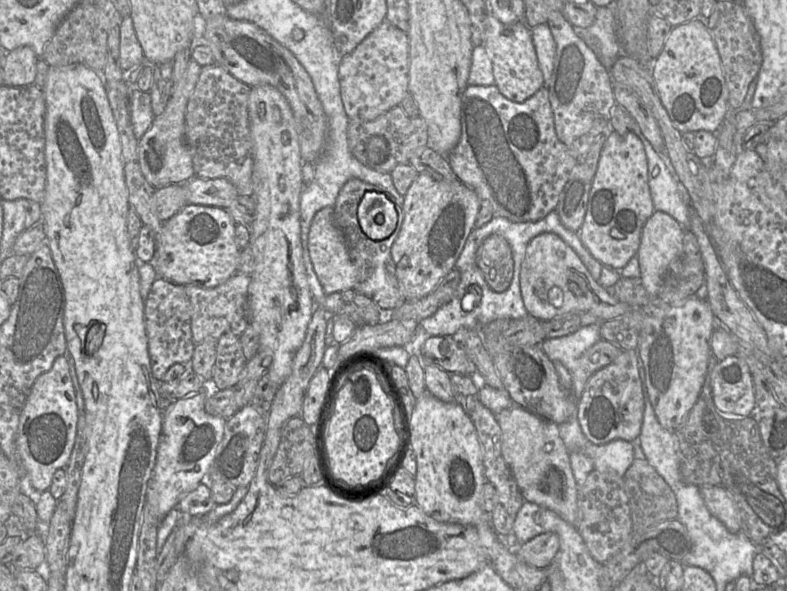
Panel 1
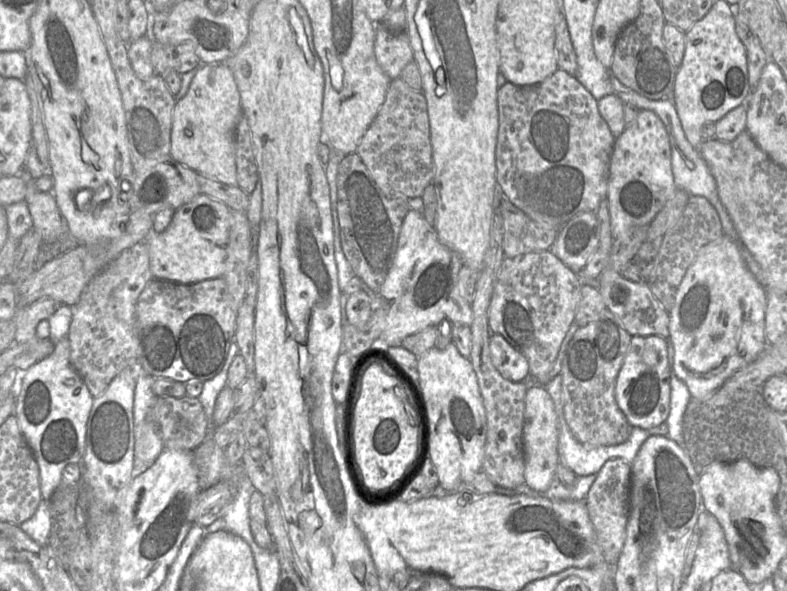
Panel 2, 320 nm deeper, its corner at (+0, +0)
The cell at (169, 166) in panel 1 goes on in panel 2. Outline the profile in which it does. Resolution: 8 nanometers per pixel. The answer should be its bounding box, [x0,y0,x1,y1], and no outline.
[169,64,242,186]

